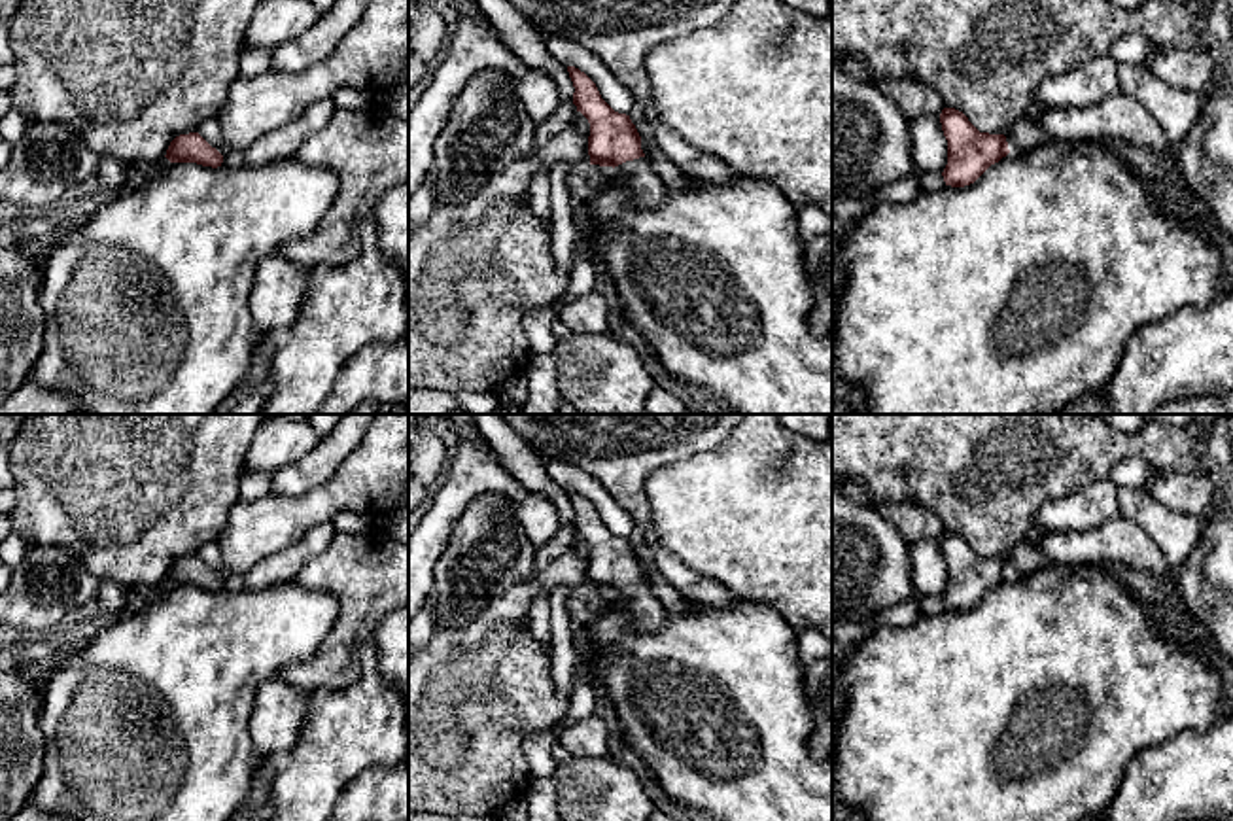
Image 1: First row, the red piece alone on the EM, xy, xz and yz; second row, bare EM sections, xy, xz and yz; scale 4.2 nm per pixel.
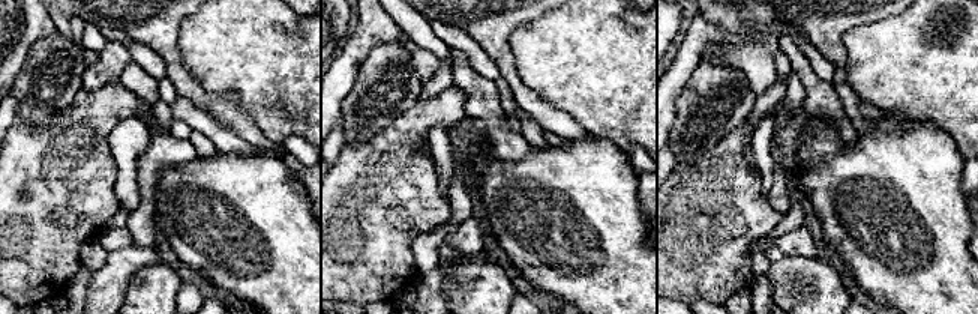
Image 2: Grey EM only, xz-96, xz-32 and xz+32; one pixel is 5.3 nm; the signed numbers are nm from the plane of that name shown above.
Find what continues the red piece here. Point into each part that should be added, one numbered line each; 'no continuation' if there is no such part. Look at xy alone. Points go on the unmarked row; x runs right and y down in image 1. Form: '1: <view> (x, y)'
no continuation

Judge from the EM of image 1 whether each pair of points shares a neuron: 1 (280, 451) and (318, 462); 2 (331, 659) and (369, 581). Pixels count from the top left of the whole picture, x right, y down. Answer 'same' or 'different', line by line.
1: different
2: same

